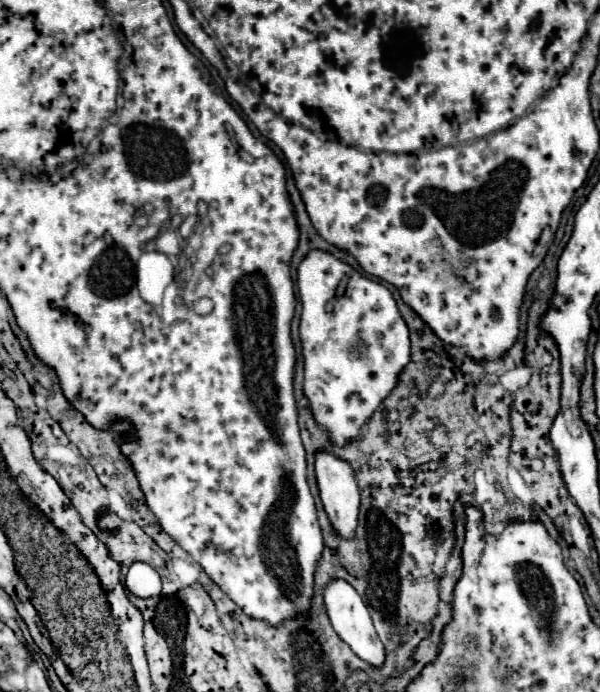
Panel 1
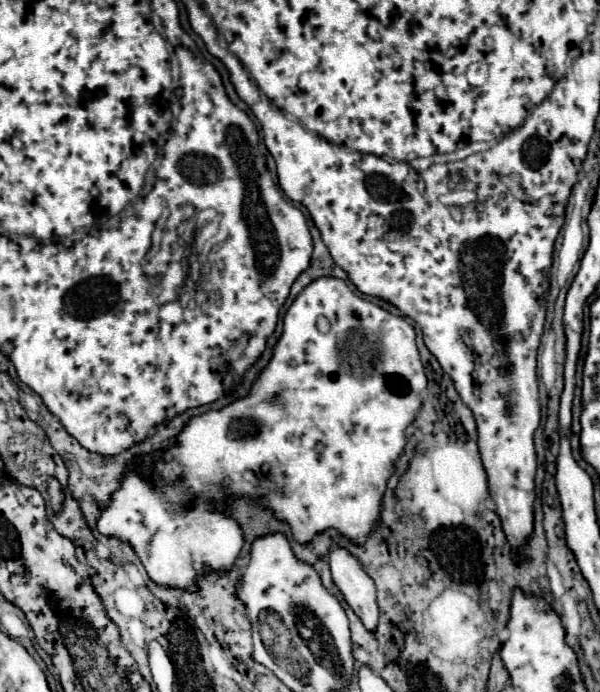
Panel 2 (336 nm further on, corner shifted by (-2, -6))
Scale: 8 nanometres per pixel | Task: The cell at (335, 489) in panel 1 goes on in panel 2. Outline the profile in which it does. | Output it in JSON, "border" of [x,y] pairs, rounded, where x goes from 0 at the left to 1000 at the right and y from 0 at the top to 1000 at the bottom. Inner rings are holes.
{"border":[[[562,792],[552,798],[552,829],[558,847],[565,850],[585,882],[602,893],[615,913],[625,913],[632,899],[625,844],[608,829],[598,809],[588,806],[575,792]]]}

